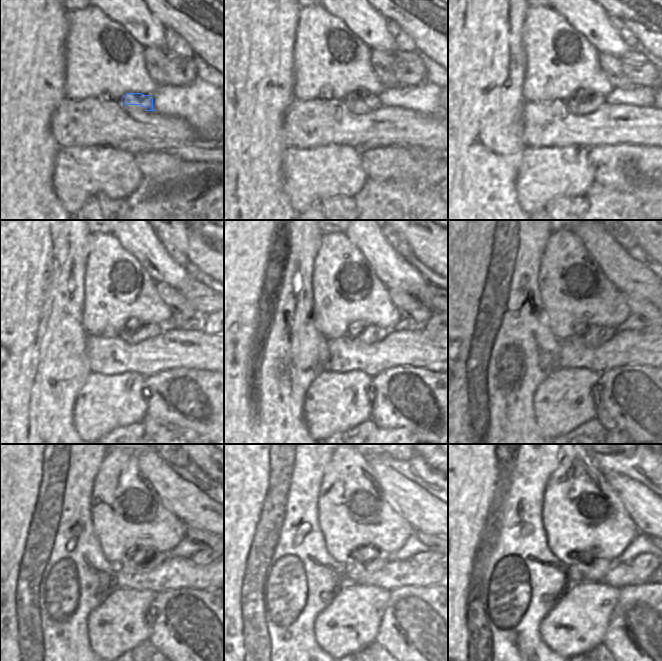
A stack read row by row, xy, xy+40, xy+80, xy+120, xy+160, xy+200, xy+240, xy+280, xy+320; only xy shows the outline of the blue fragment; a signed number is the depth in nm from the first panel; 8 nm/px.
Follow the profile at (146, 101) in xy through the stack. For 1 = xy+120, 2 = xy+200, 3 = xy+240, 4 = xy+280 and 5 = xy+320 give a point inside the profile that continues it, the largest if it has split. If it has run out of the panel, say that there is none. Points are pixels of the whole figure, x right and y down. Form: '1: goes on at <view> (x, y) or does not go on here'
1: goes on at xy+120 (151, 330)
2: goes on at xy+200 (601, 334)
3: goes on at xy+240 (153, 560)
4: goes on at xy+280 (354, 572)
5: goes on at xy+320 (594, 572)

